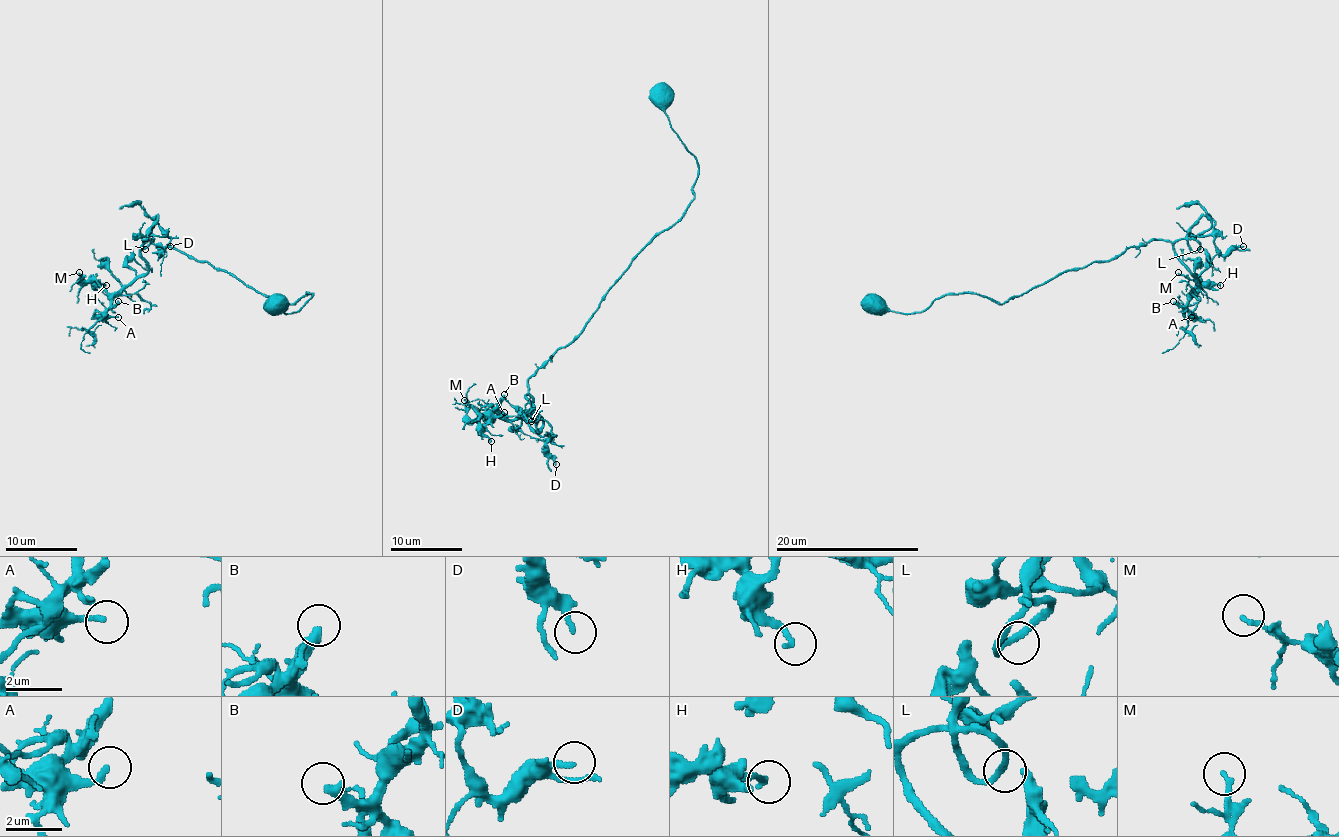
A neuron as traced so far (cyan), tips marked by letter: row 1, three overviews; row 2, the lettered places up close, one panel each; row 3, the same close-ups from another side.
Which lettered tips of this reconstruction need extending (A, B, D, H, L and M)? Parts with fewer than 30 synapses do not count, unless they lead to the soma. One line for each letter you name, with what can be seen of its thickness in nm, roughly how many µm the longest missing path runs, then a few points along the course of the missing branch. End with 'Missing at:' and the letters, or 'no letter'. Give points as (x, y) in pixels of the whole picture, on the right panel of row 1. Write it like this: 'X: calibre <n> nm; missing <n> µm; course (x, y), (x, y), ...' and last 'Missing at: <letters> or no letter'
B: calibre 360 nm; missing 15 µm; course (1173, 301), (1168, 301), (1148, 321), (1130, 328), (1108, 305)
Missing at: B

